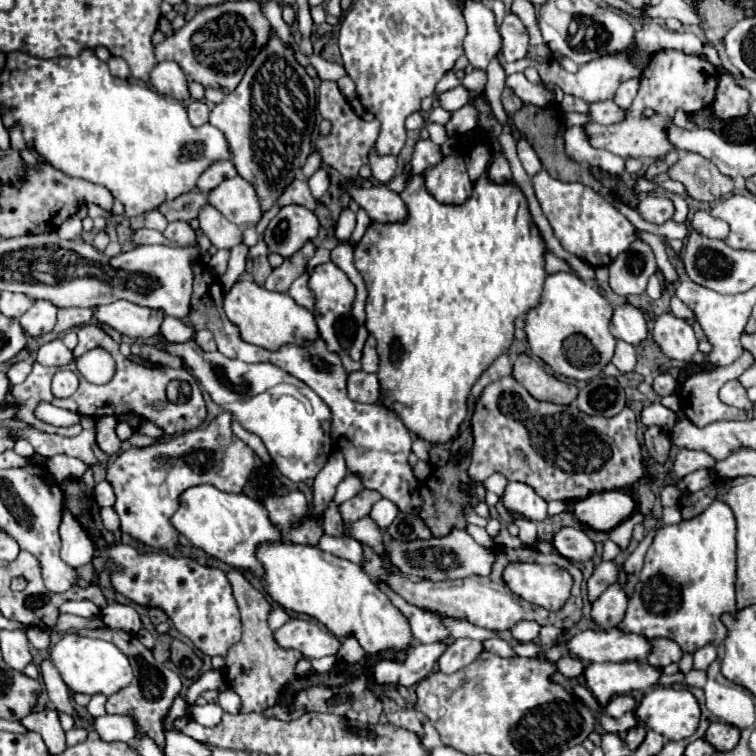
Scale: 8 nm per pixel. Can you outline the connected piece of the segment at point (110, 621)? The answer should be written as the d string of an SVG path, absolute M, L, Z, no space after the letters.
M110 603L110 605L102 611L102 621L104 621L108 627L122 629L122 631L132 633L132 635L136 635L136 633L142 629L140 615L138 615L136 609L130 607L130 605Z

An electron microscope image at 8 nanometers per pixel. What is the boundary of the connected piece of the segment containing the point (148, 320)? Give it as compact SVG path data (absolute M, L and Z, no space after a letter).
M114 301L108 305L100 305L94 309L94 317L98 323L110 325L112 329L128 335L132 339L148 339L160 333L160 323L164 313L148 307L140 307L130 301Z

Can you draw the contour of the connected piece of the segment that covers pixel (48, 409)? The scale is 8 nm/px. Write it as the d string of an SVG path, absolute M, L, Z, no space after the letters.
M40 403L38 409L36 409L36 417L40 417L42 421L52 423L52 425L57 427L71 426L80 421L80 415L78 415L78 413L68 411L68 409L54 407L54 405L50 405L50 403Z

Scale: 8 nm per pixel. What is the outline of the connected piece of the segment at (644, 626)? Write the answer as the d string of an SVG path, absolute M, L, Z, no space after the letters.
M716 499L700 515L682 519L676 525L662 525L644 557L644 569L634 589L634 597L628 601L628 611L618 623L620 631L640 633L646 637L668 637L676 641L682 651L694 653L700 645L720 645L726 639L726 627L720 615L734 611L736 580L736 517L732 509Z

